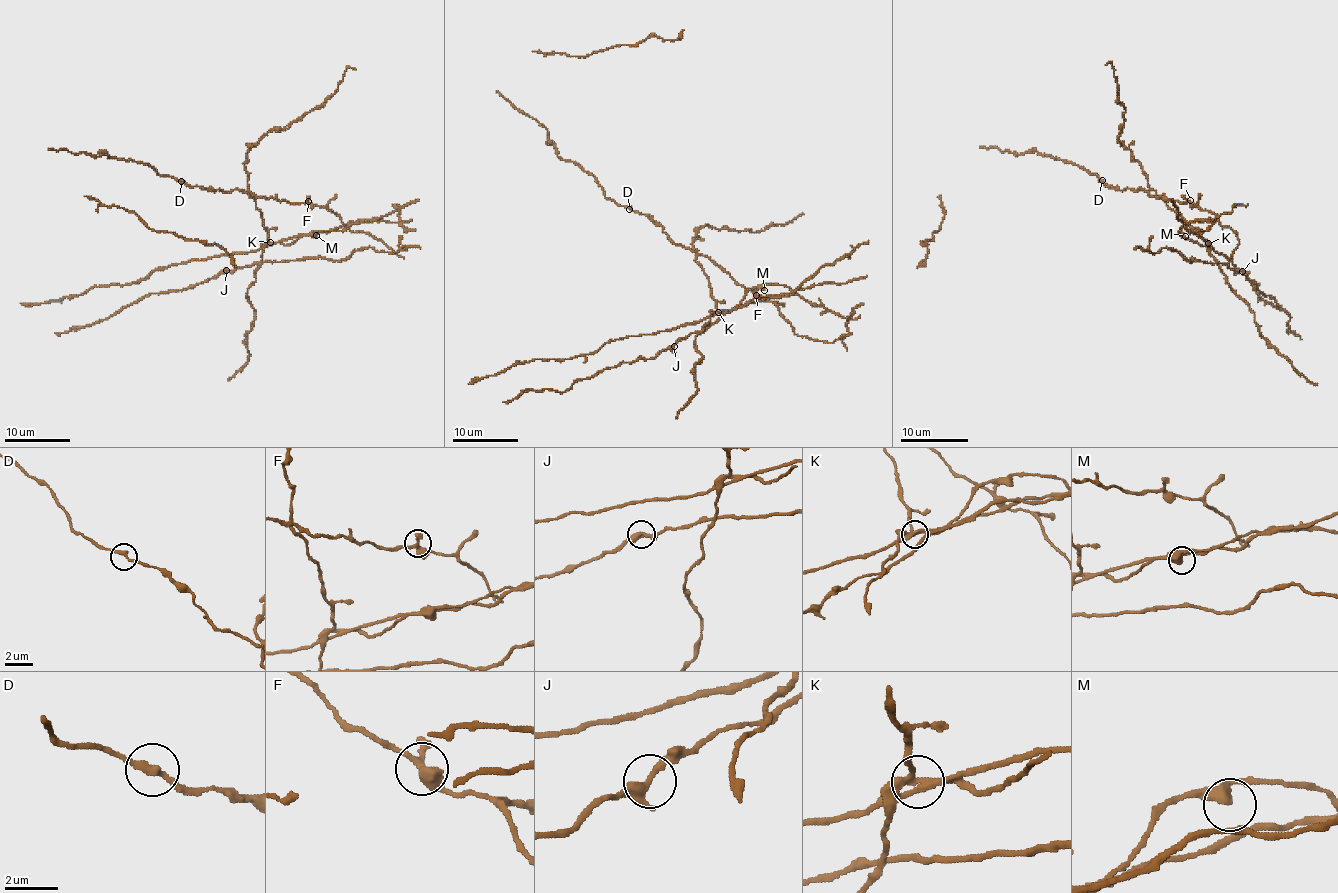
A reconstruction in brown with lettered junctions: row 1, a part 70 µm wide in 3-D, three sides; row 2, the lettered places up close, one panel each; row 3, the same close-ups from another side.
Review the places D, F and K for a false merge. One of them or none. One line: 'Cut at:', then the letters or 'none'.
Cut at: K

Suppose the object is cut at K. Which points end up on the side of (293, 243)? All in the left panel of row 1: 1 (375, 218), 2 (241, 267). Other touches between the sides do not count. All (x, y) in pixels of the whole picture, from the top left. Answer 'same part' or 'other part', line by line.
1: same part
2: same part

